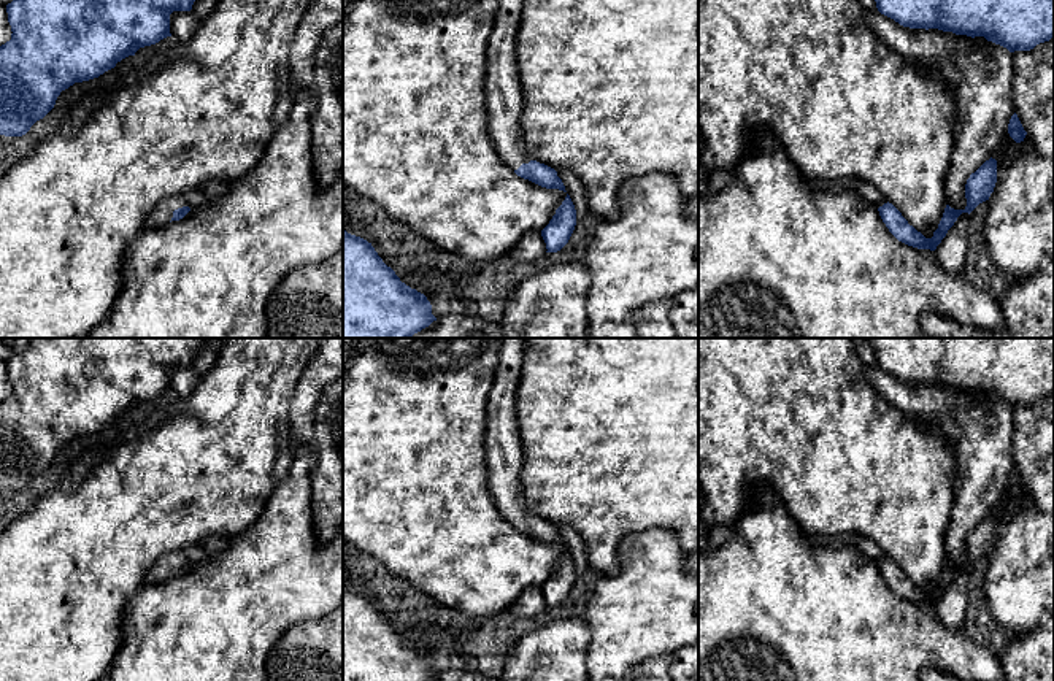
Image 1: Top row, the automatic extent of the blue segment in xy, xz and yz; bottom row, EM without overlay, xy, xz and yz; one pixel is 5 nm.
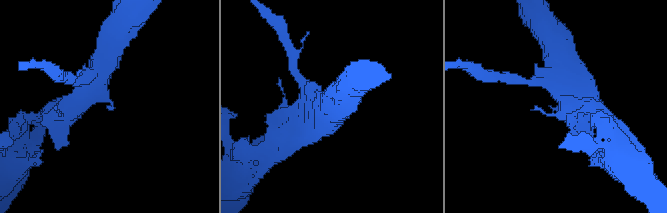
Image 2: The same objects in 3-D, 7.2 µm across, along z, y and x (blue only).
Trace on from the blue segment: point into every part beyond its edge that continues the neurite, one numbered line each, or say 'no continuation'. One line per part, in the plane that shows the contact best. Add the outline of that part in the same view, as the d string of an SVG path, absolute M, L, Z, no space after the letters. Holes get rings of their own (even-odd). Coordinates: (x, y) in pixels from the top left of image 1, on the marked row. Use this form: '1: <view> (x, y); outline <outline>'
1: xy (162, 213); outline M171 195L163 198L149 214L148 229L160 229L168 224L173 217L173 211L187 206L183 195Z

